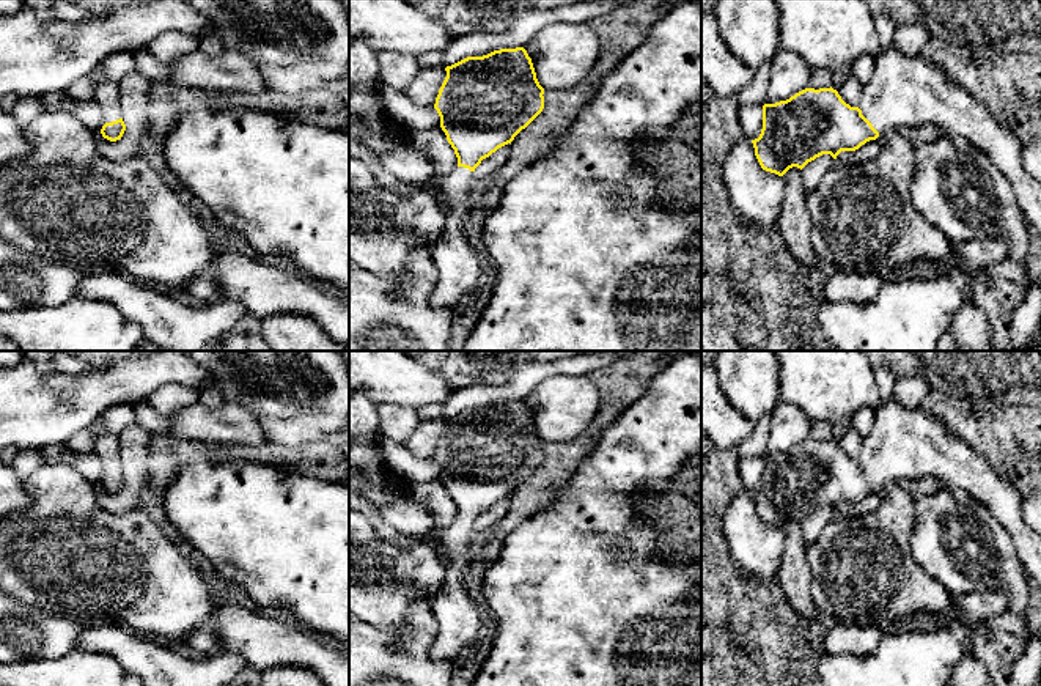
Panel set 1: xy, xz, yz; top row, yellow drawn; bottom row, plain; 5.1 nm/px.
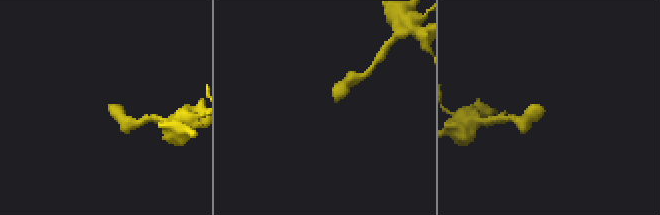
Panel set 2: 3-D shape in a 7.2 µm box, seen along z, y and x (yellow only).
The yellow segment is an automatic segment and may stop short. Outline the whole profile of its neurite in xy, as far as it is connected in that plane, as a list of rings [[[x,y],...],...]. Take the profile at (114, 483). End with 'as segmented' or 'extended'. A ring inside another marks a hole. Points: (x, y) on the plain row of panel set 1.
[[[109,431],[96,434],[91,450],[104,466],[102,489],[110,494],[120,492],[126,483],[126,477],[121,470],[118,434]]] | extended

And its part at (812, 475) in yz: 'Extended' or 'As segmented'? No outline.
Extended

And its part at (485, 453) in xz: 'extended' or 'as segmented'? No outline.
extended

